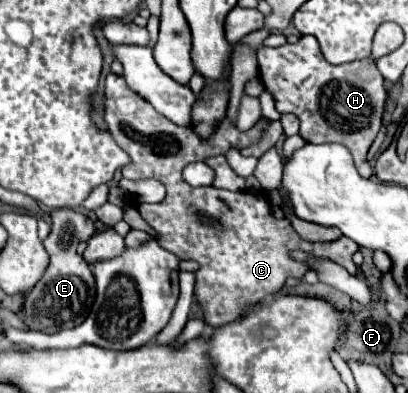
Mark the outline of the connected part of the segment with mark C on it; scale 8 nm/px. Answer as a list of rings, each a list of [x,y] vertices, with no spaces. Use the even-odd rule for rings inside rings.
[[[110,73],[108,75],[108,81],[106,81],[106,115],[104,115],[104,121],[106,121],[106,127],[110,129],[110,133],[114,135],[116,143],[132,157],[132,165],[128,165],[126,169],[122,169],[122,177],[126,179],[132,179],[132,181],[138,181],[138,179],[158,179],[164,187],[166,187],[166,197],[164,201],[160,203],[138,203],[136,209],[138,213],[142,215],[142,219],[158,233],[156,241],[158,245],[162,245],[162,249],[174,253],[176,257],[180,259],[186,259],[186,261],[196,261],[200,265],[198,271],[194,271],[196,275],[196,285],[194,285],[194,295],[204,311],[204,321],[212,327],[218,327],[218,325],[224,325],[224,323],[230,323],[234,319],[240,317],[240,311],[242,307],[250,305],[250,303],[258,303],[262,301],[264,297],[276,293],[284,281],[288,277],[296,277],[296,279],[302,279],[308,271],[308,265],[306,263],[298,263],[290,257],[292,251],[304,251],[304,253],[310,253],[314,257],[322,257],[322,259],[330,259],[338,265],[342,265],[350,275],[358,275],[360,269],[354,265],[352,261],[352,253],[358,249],[358,245],[354,241],[350,241],[348,237],[340,237],[336,241],[330,241],[330,243],[308,243],[308,241],[302,241],[298,237],[298,233],[294,233],[294,227],[290,223],[290,219],[276,219],[272,213],[270,213],[270,201],[266,199],[266,195],[262,191],[220,191],[216,187],[192,187],[184,181],[182,177],[182,169],[192,163],[192,161],[206,161],[208,157],[212,155],[222,155],[222,153],[228,153],[228,149],[244,149],[248,145],[254,145],[266,125],[270,125],[270,119],[266,117],[260,117],[260,121],[250,127],[248,131],[240,131],[238,127],[234,127],[230,123],[230,119],[222,119],[216,129],[212,131],[210,137],[206,137],[206,141],[196,133],[194,125],[190,127],[180,127],[180,125],[174,125],[168,117],[164,117],[162,113],[154,111],[154,107],[138,97],[138,93],[134,93],[122,75],[114,75]],[[220,199],[230,207],[230,209],[220,209]]]

